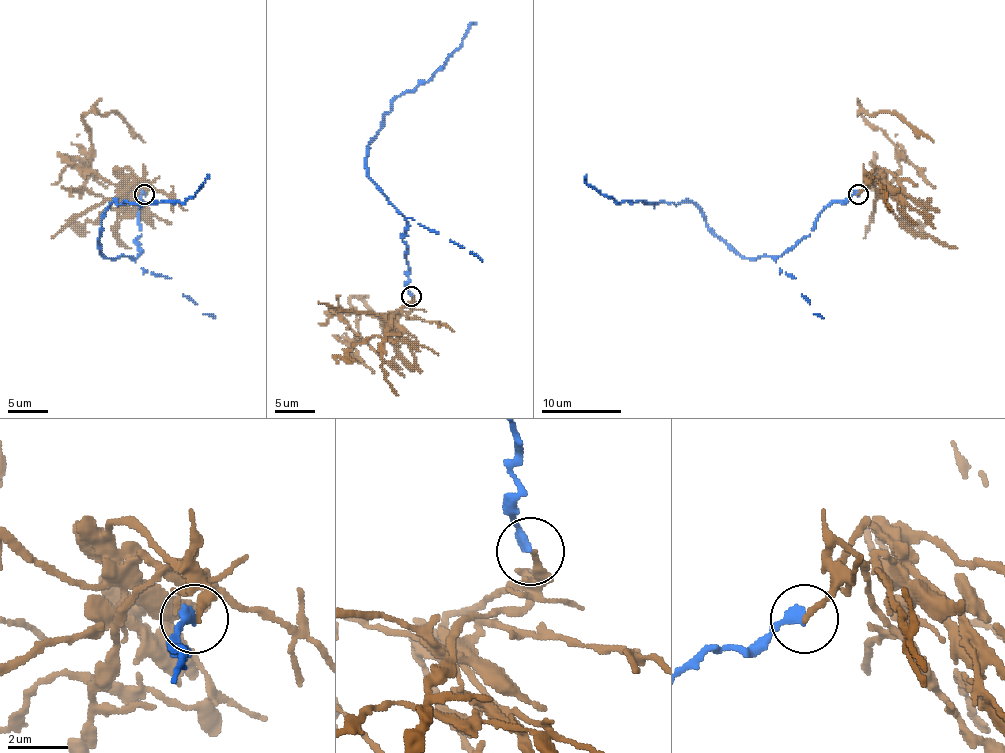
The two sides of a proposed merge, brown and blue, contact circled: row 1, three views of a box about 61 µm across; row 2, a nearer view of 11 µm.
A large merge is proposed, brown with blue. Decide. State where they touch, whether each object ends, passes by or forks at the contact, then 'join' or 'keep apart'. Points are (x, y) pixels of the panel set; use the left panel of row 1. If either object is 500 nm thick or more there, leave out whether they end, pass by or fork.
(144, 194) | brown ends | blue ends | keep apart

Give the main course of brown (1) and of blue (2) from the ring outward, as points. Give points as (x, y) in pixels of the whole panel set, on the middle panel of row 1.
1: (412, 295), (390, 361), (352, 329), (358, 339), (350, 303), (364, 301), (412, 371)
2: (412, 295), (408, 247), (402, 239), (406, 219), (368, 174), (366, 148), (398, 96), (424, 84), (476, 24)

